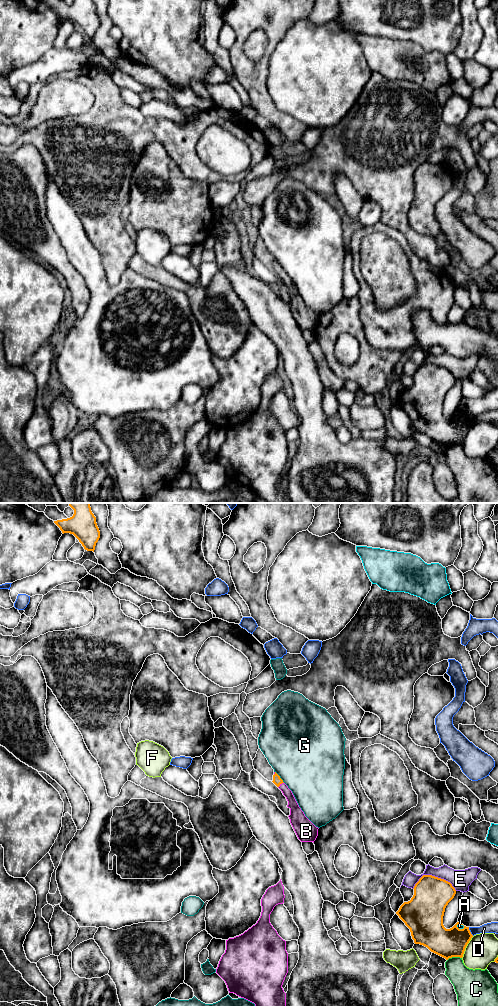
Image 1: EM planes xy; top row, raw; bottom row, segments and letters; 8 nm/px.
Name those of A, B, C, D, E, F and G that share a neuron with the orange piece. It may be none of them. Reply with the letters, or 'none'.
B

